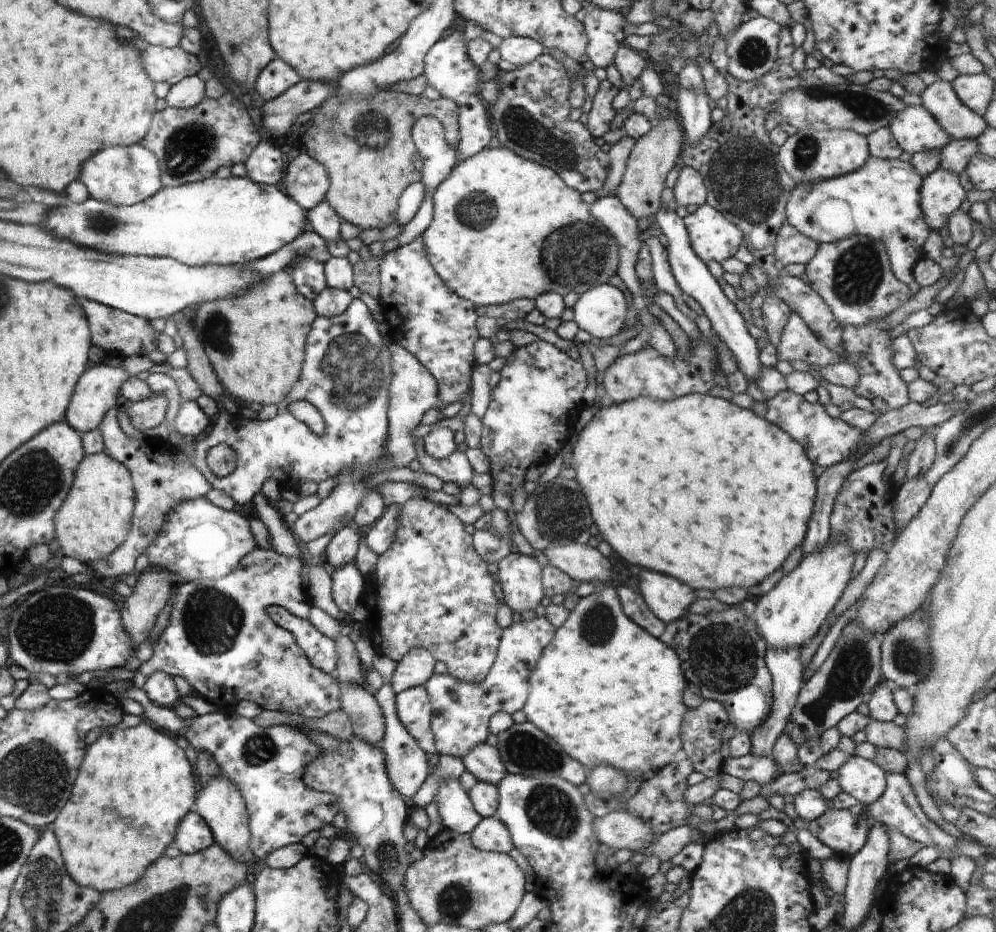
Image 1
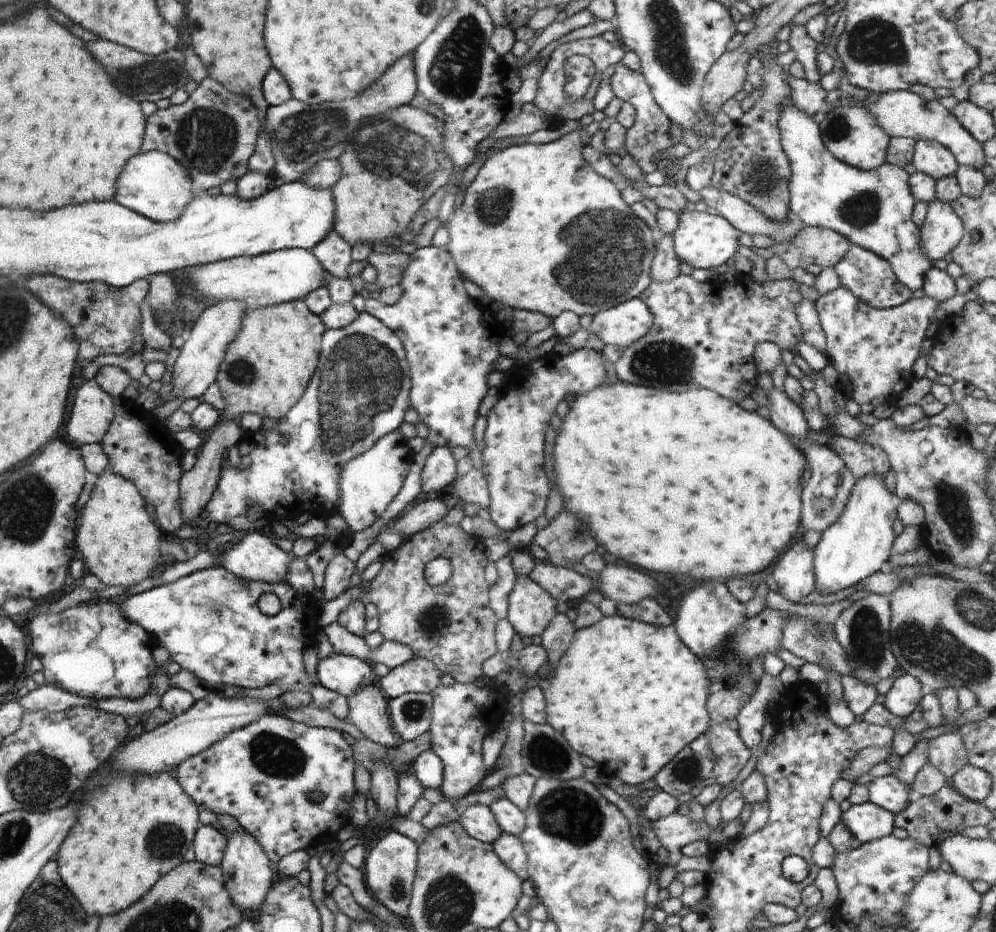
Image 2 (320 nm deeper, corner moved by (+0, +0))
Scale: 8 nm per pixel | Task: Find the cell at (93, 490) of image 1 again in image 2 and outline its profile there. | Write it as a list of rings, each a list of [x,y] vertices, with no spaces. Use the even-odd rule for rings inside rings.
[[[107,467],[94,478],[94,488],[81,512],[77,544],[83,562],[105,587],[136,586],[146,580],[160,558],[160,530],[150,520],[140,490]]]

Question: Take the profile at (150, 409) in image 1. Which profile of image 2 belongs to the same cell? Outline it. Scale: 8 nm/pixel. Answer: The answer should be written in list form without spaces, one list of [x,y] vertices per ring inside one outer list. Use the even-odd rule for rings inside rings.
[[[224,300],[209,306],[200,314],[192,330],[185,336],[185,341],[180,348],[180,356],[176,358],[171,380],[172,399],[182,398],[198,399],[203,396],[216,381],[220,366],[224,361],[224,354],[228,344],[233,342],[240,333],[242,318],[245,308],[236,300]]]

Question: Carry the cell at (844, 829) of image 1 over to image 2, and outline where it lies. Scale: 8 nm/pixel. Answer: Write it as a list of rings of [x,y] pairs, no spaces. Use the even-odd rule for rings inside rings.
[[[872,802],[852,805],[842,814],[840,824],[844,824],[861,844],[892,835],[895,815]]]

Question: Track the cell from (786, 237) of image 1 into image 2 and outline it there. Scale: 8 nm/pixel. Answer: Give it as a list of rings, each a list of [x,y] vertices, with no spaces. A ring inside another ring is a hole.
[[[804,225],[790,242],[776,243],[771,249],[753,249],[756,255],[768,259],[778,256],[790,269],[807,268],[815,264],[834,267],[848,252],[850,242],[834,230]]]

